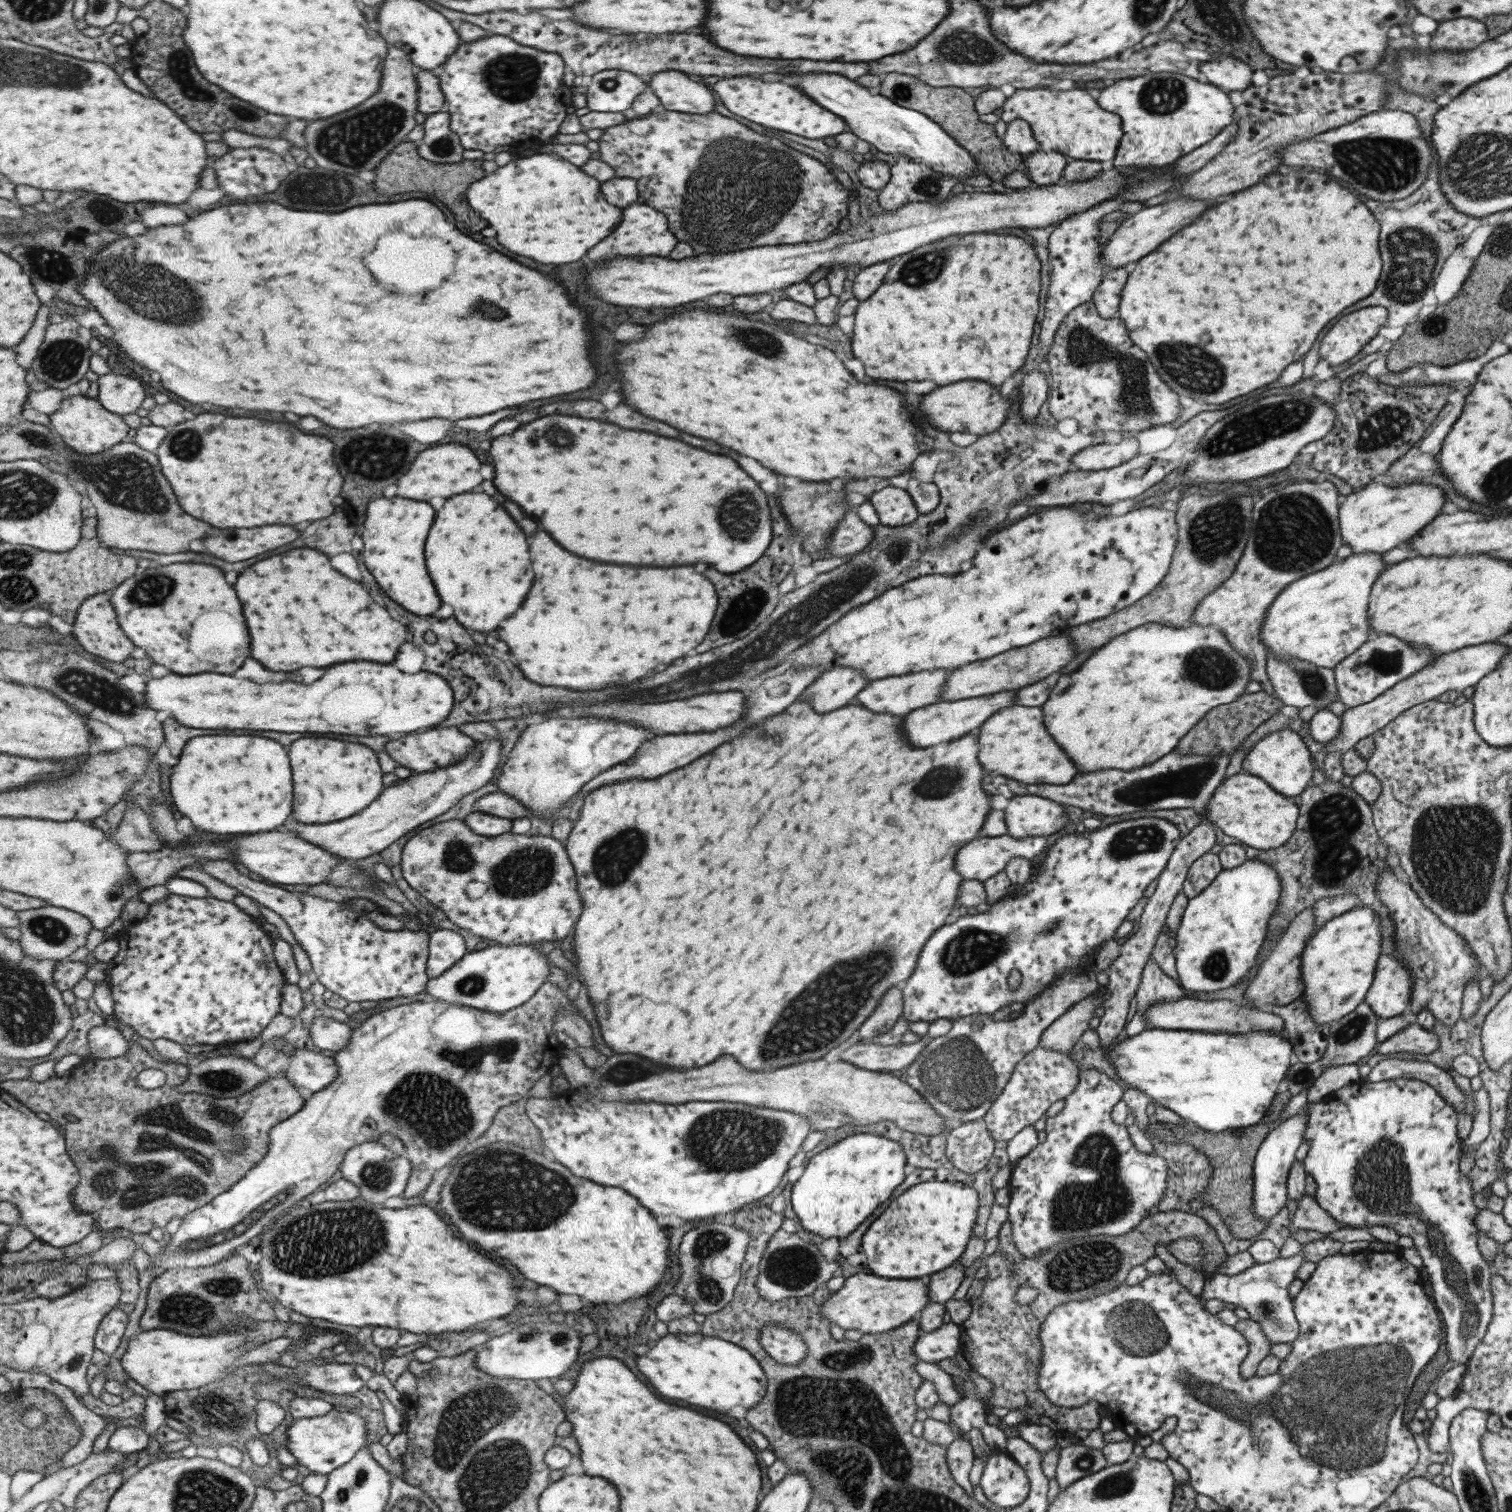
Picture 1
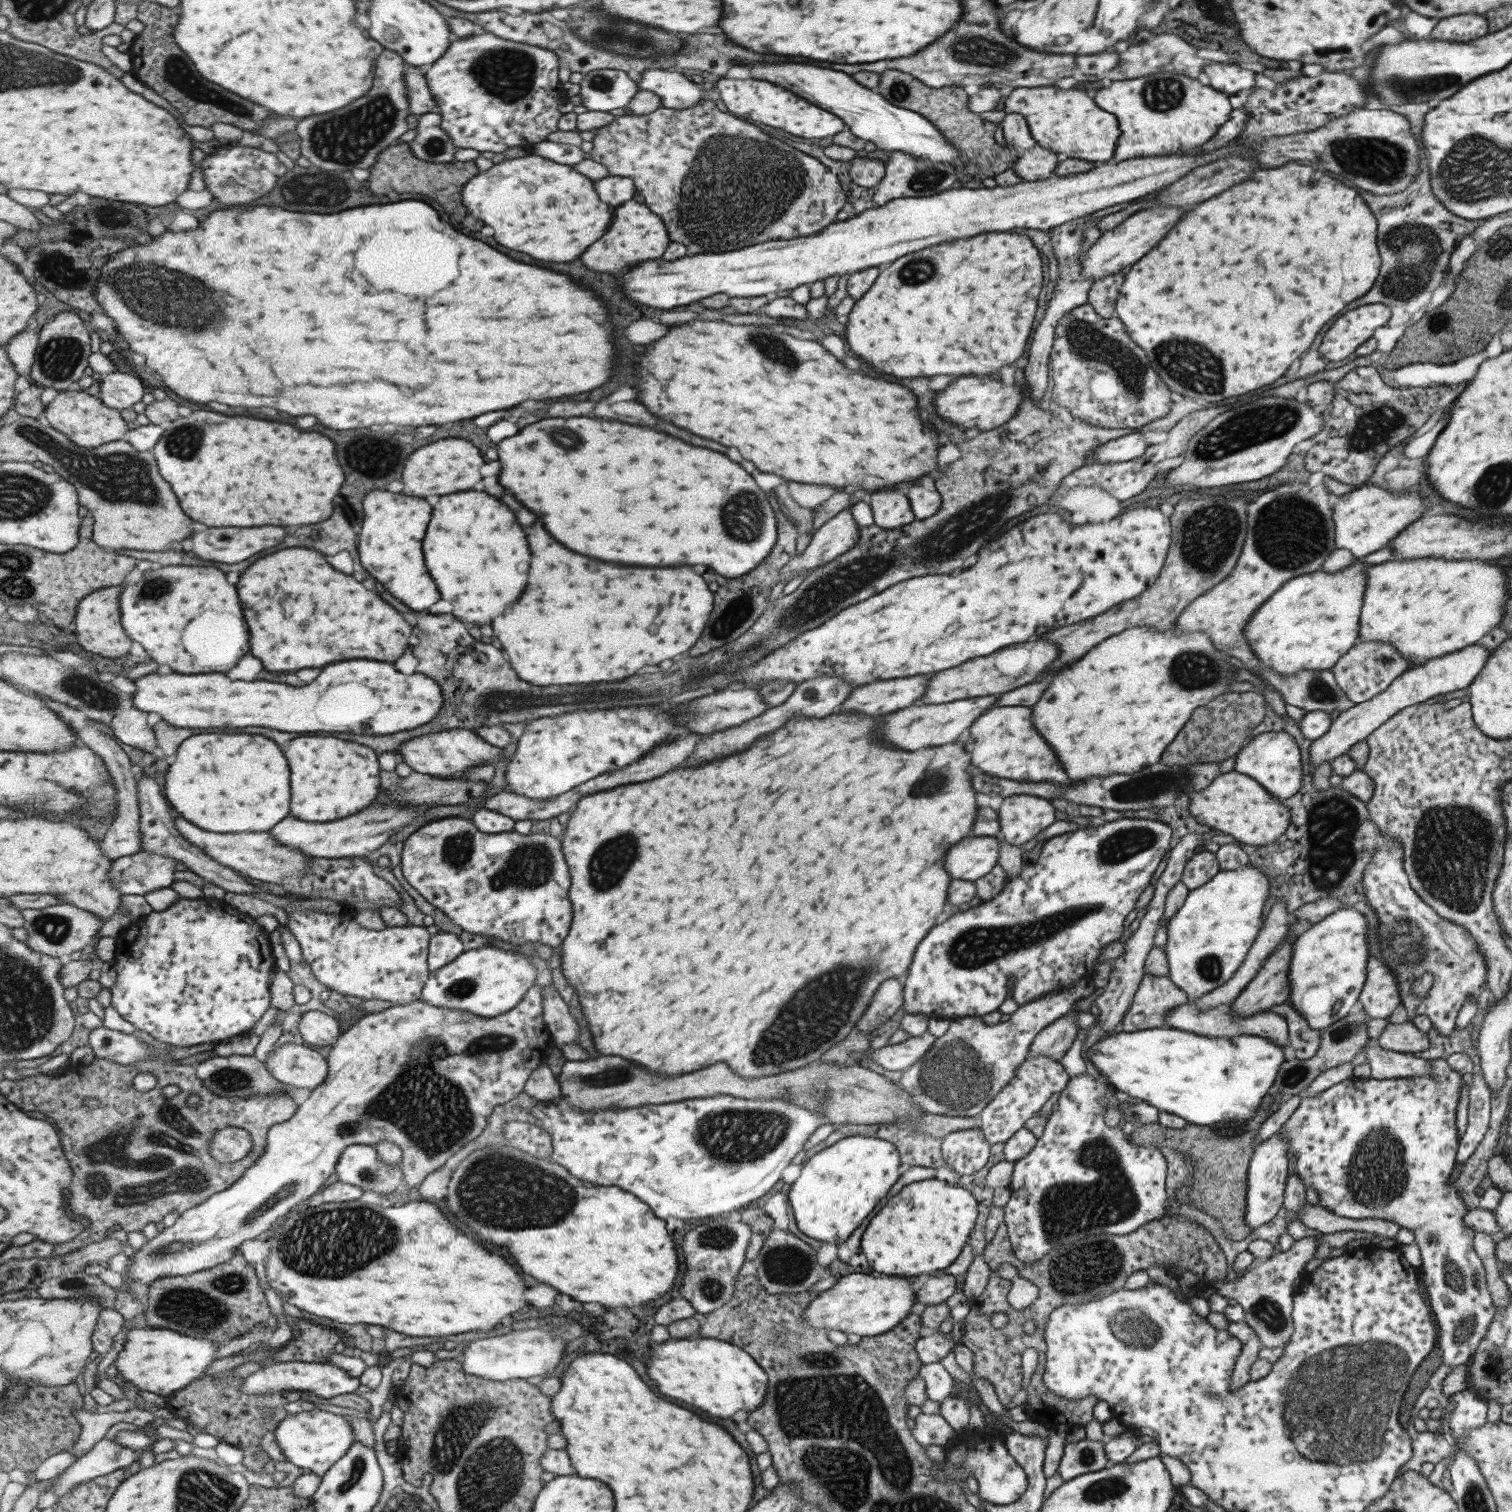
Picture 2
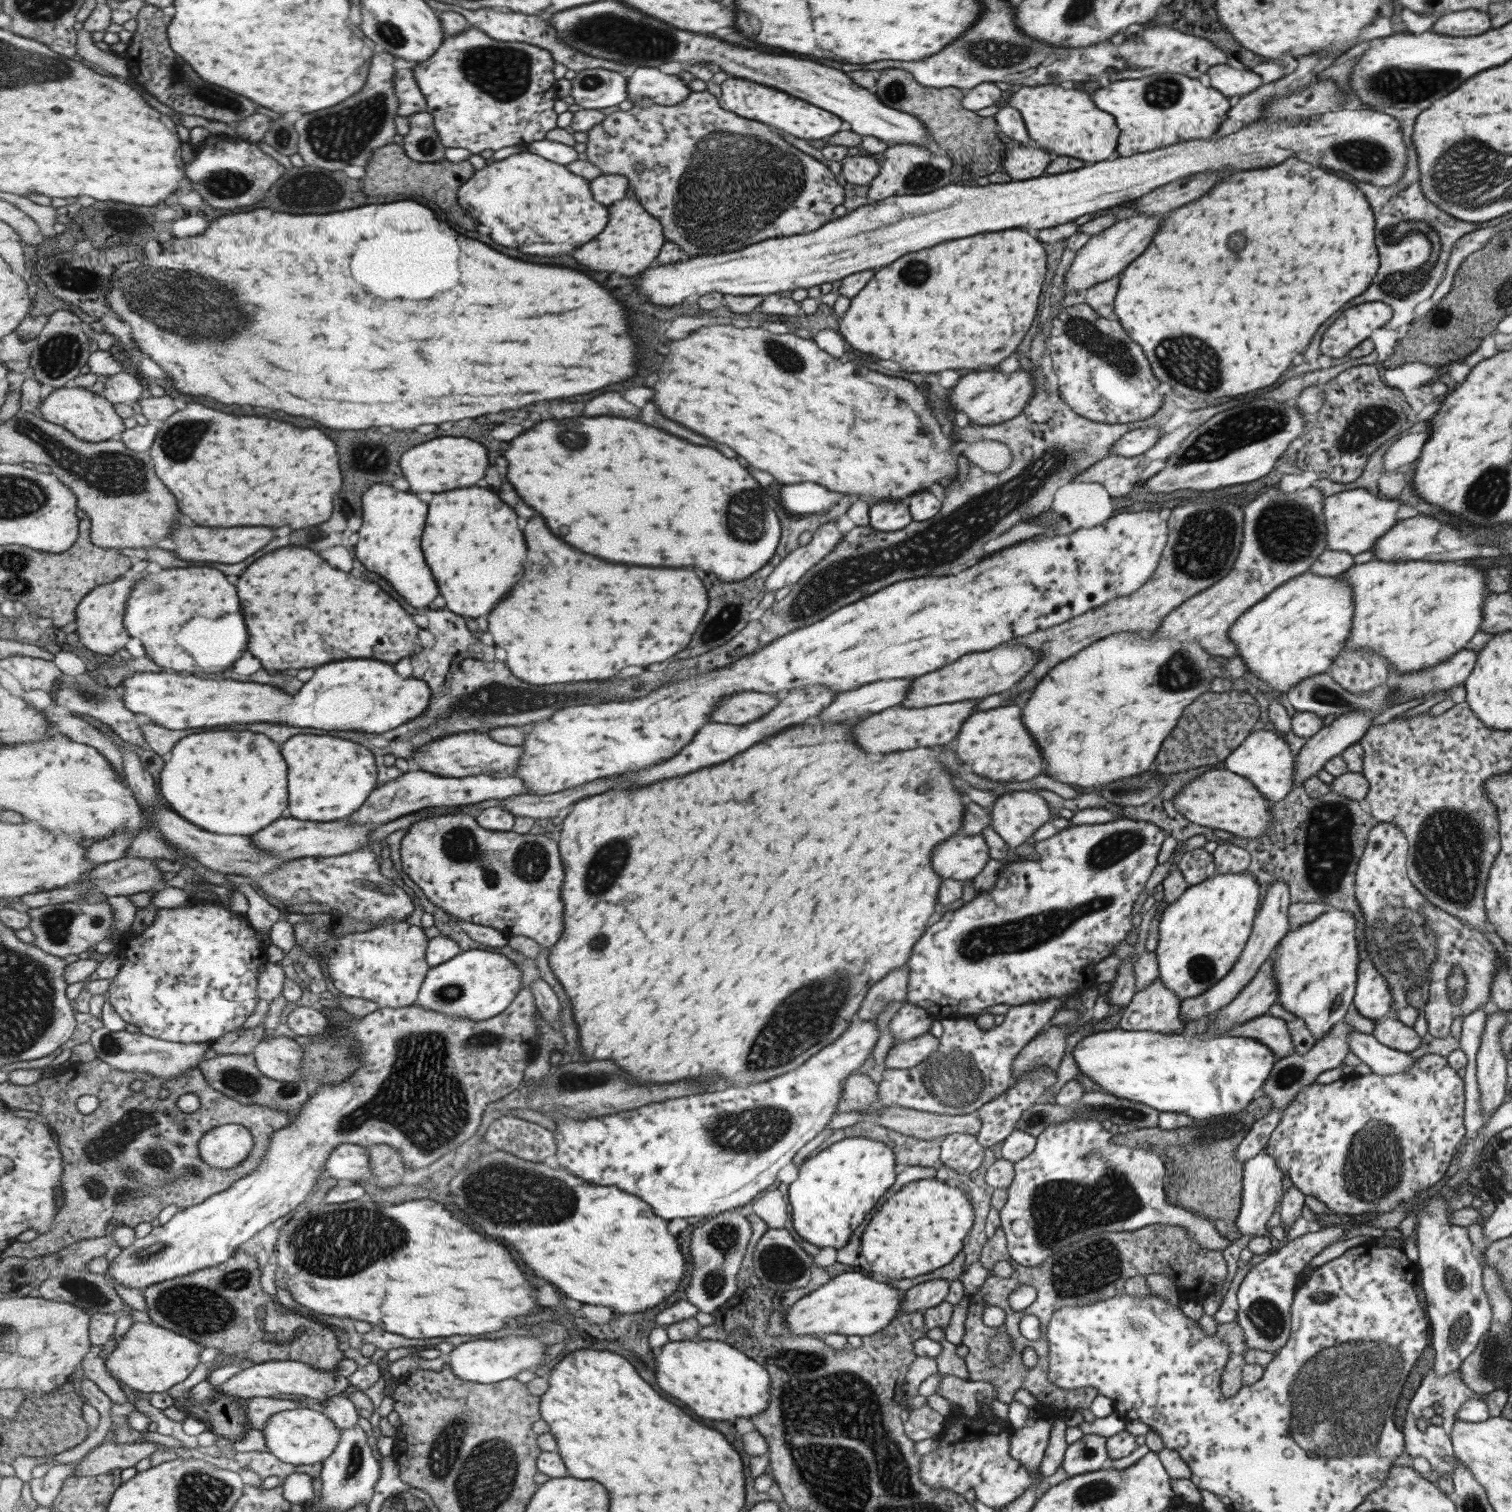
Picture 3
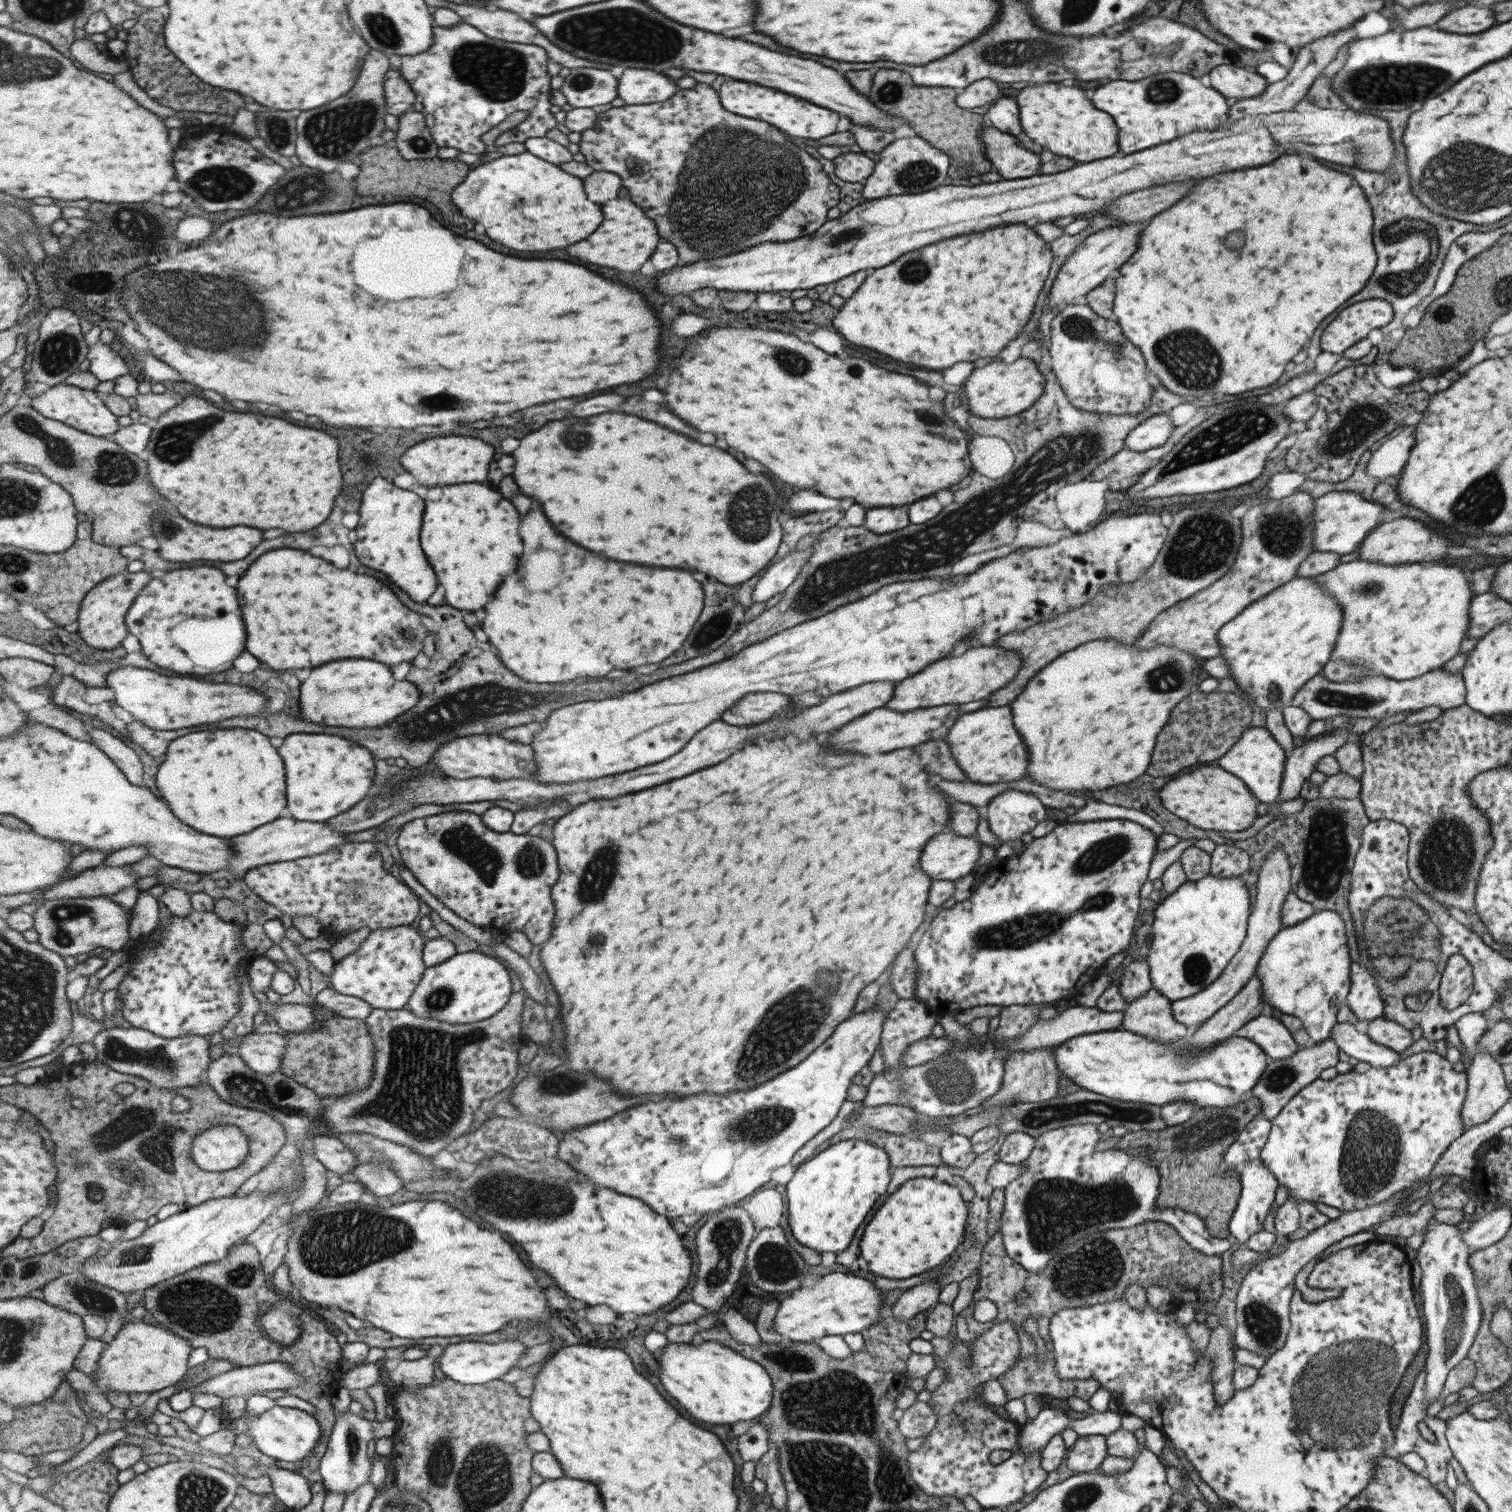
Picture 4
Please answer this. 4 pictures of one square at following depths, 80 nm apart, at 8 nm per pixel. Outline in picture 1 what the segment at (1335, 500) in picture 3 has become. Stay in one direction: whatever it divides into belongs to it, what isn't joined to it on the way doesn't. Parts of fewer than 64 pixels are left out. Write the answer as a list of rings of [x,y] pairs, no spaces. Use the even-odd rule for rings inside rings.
[[[1380,479],[1367,483],[1361,490],[1341,497],[1338,504],[1339,534],[1353,553],[1383,553],[1415,537],[1440,512],[1449,491],[1432,484],[1410,481],[1403,486],[1390,485]]]

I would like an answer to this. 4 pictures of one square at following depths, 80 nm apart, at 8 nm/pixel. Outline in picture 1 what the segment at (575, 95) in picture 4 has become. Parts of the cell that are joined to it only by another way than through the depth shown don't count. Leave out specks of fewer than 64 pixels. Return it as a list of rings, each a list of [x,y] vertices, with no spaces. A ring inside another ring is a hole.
[[[604,70],[591,77],[585,93],[587,106],[595,112],[623,112],[649,88],[649,80],[624,70]]]

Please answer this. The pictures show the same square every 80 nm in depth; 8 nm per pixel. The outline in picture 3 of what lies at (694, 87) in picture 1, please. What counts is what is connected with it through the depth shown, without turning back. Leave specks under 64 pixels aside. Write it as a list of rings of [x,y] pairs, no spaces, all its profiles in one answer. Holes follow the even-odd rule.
[[[637,67],[628,77],[628,93],[631,102],[650,98],[657,104],[675,106],[683,102],[691,89],[678,75],[669,75],[659,68]]]

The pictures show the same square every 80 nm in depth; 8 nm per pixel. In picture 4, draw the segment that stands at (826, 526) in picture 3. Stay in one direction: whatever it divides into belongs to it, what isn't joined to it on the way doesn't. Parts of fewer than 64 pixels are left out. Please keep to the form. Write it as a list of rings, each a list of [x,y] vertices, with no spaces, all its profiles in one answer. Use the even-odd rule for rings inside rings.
[[[810,547],[801,552],[793,550],[781,561],[769,564],[756,580],[751,595],[752,602],[765,602],[771,596],[782,593],[793,582],[811,551]]]

